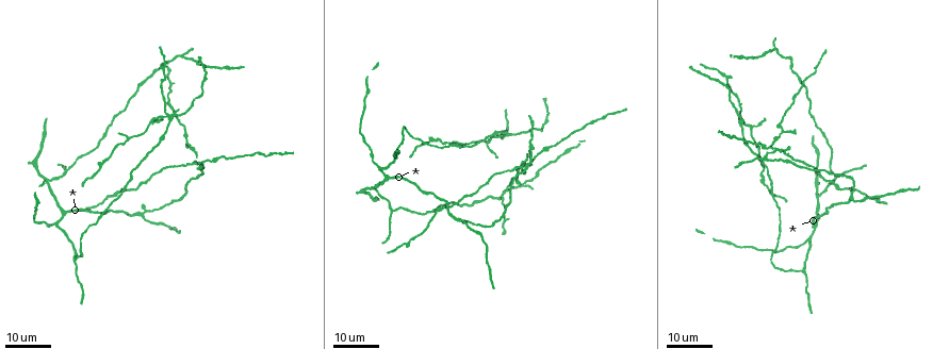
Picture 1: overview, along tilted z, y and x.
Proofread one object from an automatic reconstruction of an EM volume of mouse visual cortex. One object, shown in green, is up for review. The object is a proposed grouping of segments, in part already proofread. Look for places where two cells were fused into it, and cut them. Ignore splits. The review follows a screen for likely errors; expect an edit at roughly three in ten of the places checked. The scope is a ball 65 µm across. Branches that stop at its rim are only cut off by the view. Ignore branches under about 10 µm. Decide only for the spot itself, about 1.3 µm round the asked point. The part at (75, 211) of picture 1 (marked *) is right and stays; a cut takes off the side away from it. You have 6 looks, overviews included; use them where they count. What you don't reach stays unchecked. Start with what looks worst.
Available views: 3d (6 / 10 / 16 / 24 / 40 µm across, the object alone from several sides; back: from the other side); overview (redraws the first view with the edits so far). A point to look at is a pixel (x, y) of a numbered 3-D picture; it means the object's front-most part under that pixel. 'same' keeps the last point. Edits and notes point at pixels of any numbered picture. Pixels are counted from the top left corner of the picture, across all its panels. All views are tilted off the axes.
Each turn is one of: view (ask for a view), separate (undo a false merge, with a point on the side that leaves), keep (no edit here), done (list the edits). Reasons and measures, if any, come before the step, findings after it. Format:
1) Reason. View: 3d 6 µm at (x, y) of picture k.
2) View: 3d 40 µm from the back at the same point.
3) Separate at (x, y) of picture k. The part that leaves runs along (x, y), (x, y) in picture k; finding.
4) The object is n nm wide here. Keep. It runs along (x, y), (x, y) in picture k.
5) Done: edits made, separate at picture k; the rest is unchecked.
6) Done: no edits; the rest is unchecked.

Three arms meet. View: 3d 16 µm at (203, 160) of picture 1.

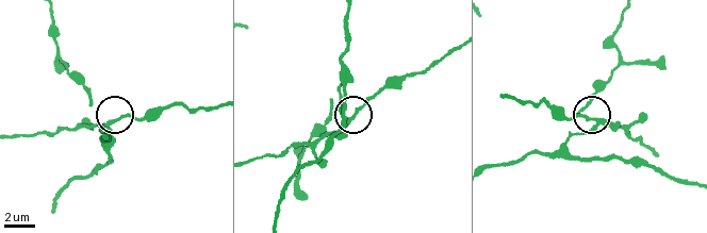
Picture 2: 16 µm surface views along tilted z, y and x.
View: 3d 6 µm at (354, 115) of picture 2.

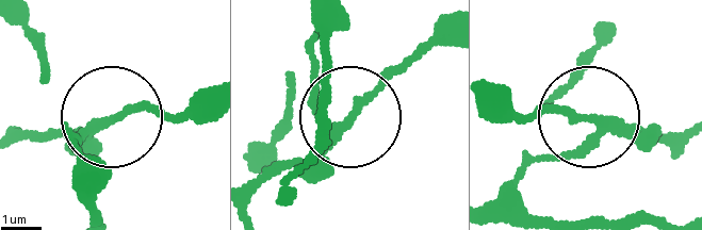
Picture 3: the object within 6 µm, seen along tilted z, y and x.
The object is 190 nm wide here. Separate at (35, 138) of picture 3. The part that leaves runs along (619, 124), (671, 151) in picture 3; two cells meet here.

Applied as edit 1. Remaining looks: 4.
Thin arm on a thick one. View: 3d 24 µm at (141, 215) of picture 1.

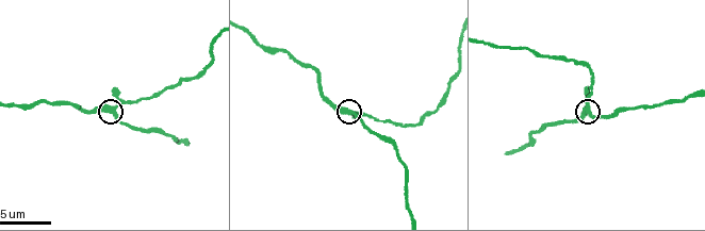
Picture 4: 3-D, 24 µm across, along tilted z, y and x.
View: 3d 6 µm at (590, 109) of picture 4.

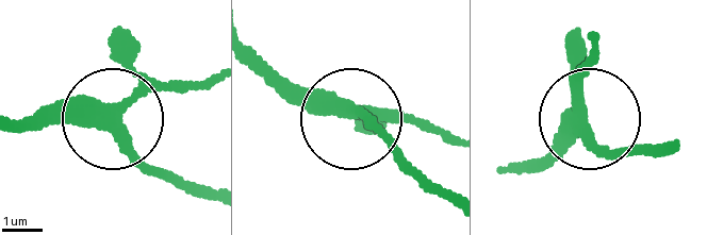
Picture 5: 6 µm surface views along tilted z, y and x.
4 arms meet here. Keep. It runs along (258, 56), (330, 94), (413, 162) in picture 5; all the same cell.

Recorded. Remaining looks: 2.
Thin arm on a thick one. View: 3d 24 µm at (169, 115) of picture 1.

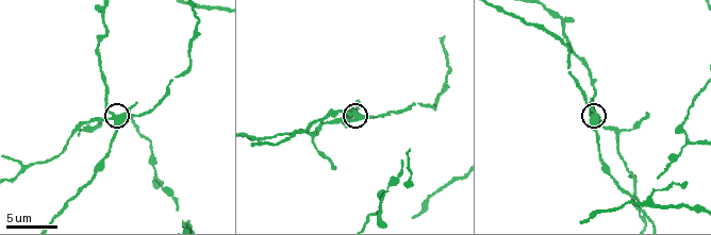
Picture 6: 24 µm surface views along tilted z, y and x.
View: 3d 10 µm at (114, 117) of picture 6.

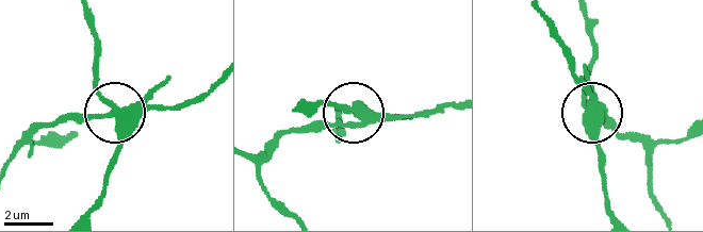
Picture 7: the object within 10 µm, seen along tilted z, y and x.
3 arms meet here. Separate at (161, 83) of picture 7. The part that leaves runs along (130, 110), (72, 113), (43, 122), (13, 159) in picture 7; two cells meet here.

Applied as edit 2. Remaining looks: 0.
Done: edits made, separate at picture 3, separate at picture 7; the rest is unchecked.

